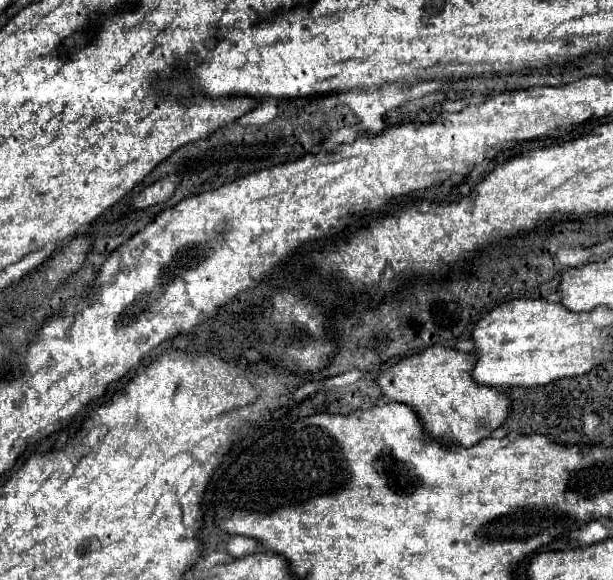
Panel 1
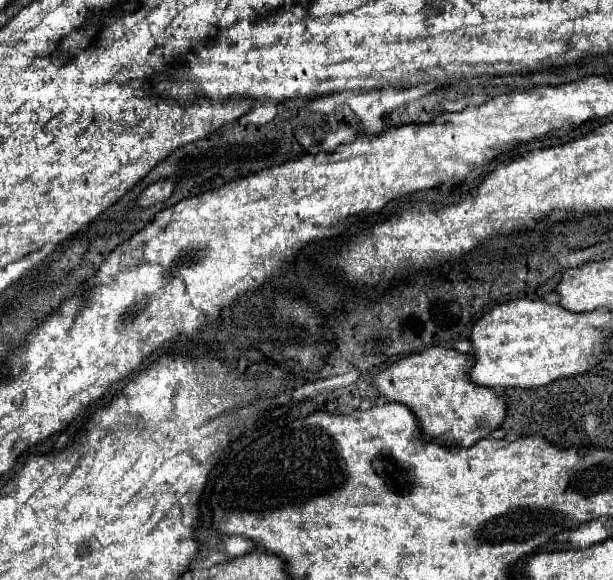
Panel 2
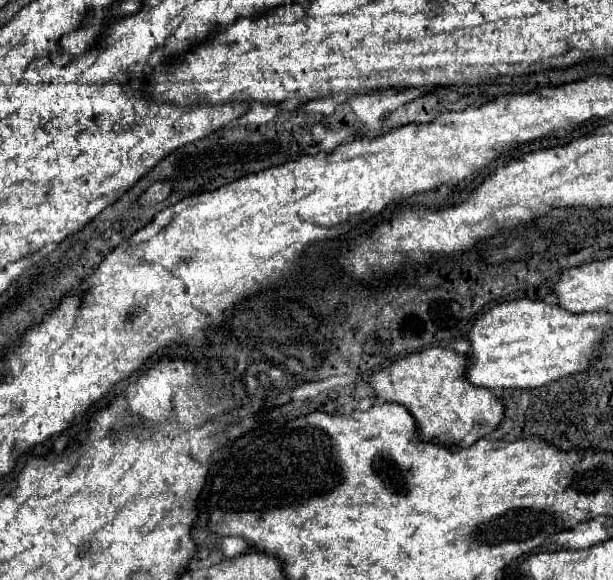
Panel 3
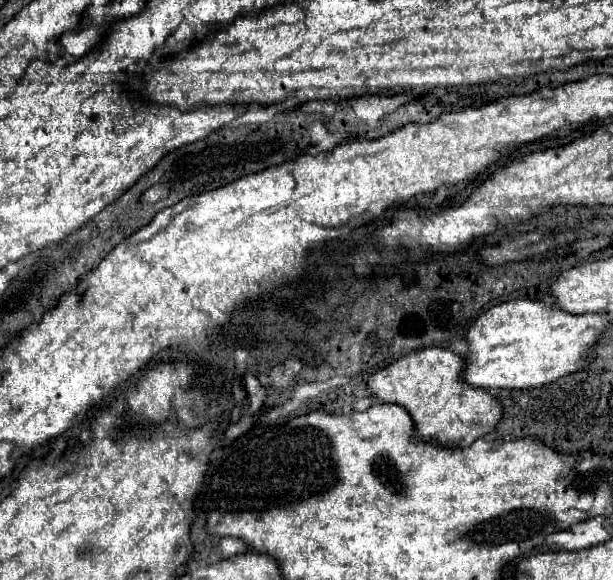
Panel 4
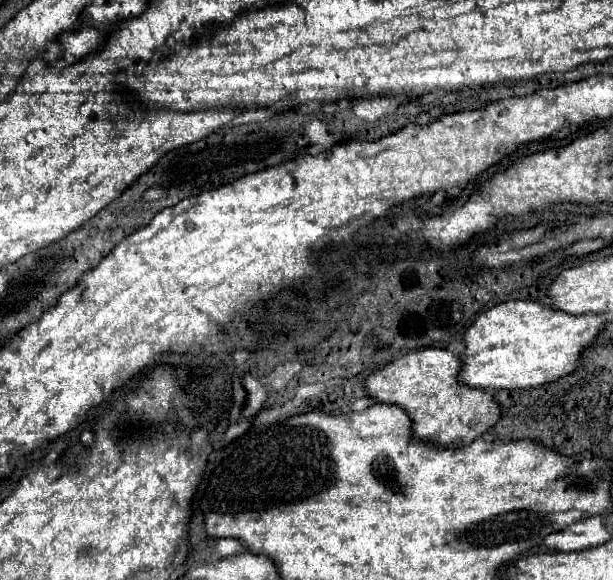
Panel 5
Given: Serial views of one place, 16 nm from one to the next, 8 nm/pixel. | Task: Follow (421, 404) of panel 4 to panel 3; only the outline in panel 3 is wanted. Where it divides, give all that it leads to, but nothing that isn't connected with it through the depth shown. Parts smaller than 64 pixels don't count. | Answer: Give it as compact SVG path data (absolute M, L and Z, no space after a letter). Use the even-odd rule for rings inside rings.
M434 346L396 360L386 370L374 374L370 384L386 402L404 404L412 412L424 440L440 446L470 446L498 428L504 418L504 400L488 388L470 384L466 380L468 366L468 356Z

